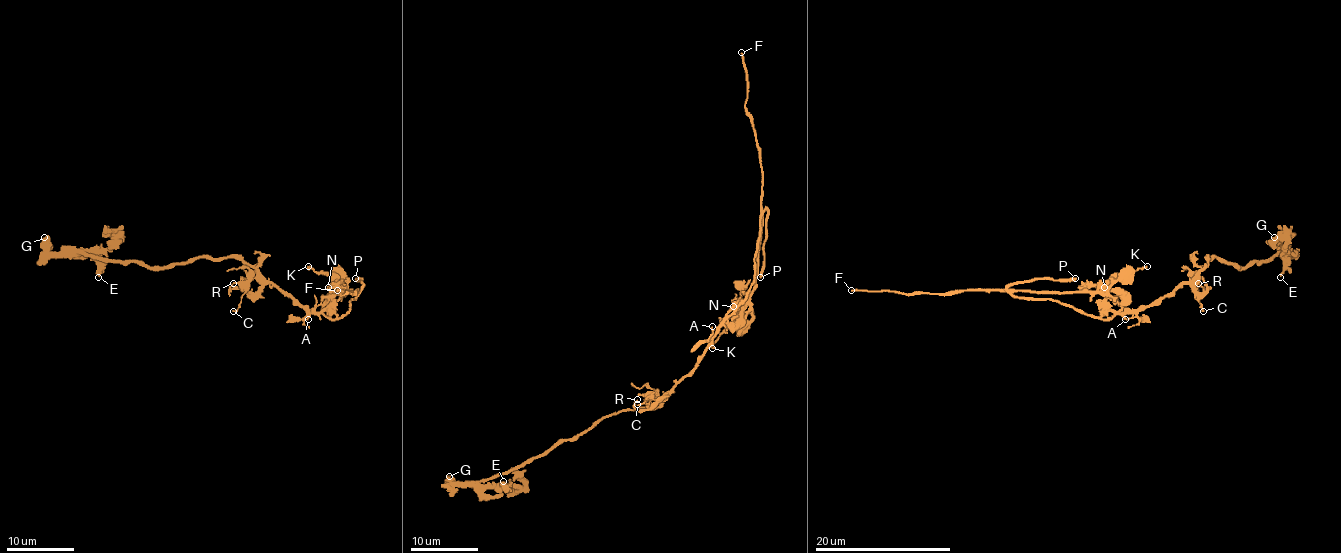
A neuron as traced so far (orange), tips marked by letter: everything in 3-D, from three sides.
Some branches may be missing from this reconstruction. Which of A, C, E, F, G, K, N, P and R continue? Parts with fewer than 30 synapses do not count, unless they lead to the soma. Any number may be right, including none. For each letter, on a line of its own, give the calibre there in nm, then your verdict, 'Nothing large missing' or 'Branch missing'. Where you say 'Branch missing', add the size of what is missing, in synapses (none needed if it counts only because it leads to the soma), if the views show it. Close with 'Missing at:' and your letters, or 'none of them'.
A: Thickness 100 nm. Nothing large missing
C: Thickness 110 nm. Nothing large missing
E: Thickness 280 nm. Nothing large missing
F: Thickness 220 nm. Nothing large missing
G: Thickness 650 nm. Nothing large missing
K: Thickness 200 nm. Nothing large missing
N: Thickness 200 nm. Nothing large missing
P: Thickness 360 nm. Branch missing
R: Thickness 130 nm. Nothing large missing
Missing at: P

